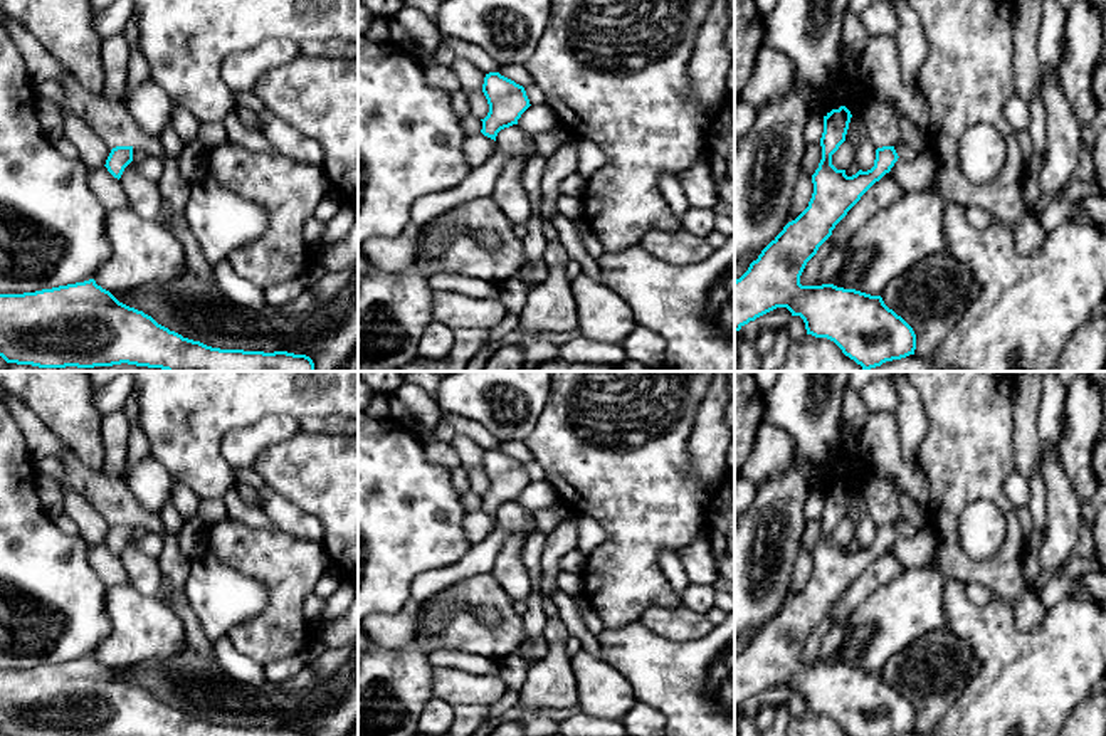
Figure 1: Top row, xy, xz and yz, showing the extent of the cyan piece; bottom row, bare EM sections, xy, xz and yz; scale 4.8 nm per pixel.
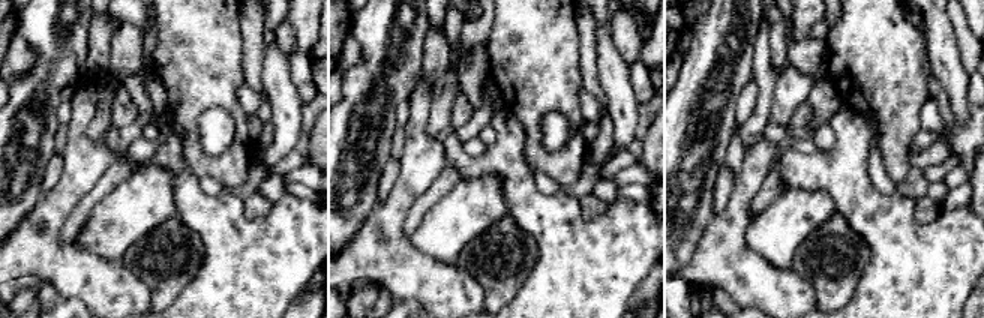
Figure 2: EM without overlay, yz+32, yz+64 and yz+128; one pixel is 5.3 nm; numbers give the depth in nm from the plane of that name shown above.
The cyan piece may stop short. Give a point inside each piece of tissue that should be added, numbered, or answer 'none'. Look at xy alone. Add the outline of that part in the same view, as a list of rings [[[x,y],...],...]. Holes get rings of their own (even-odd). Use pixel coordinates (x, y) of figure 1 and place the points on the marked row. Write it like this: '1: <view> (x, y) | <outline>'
none

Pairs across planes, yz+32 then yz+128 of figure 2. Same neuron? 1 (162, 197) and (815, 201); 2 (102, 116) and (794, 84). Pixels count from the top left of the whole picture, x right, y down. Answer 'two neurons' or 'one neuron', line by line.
1: one neuron
2: one neuron

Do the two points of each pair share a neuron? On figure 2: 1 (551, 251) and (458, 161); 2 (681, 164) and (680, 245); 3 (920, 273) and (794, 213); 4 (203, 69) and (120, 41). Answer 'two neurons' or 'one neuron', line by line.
1: one neuron
2: one neuron
3: two neurons
4: two neurons

